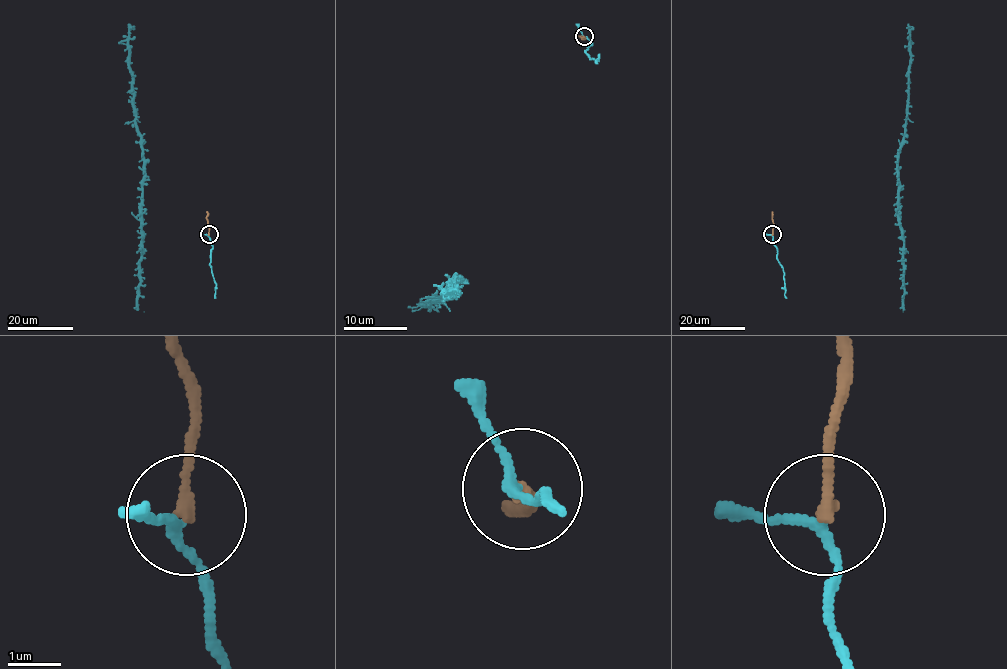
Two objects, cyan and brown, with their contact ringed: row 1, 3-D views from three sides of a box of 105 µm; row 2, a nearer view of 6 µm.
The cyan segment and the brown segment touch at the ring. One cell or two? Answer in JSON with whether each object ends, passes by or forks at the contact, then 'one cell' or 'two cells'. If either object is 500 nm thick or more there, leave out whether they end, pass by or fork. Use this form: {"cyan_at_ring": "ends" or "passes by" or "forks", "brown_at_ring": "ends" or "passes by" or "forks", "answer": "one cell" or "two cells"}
{"cyan_at_ring": "passes by", "brown_at_ring": "ends", "answer": "one cell"}

